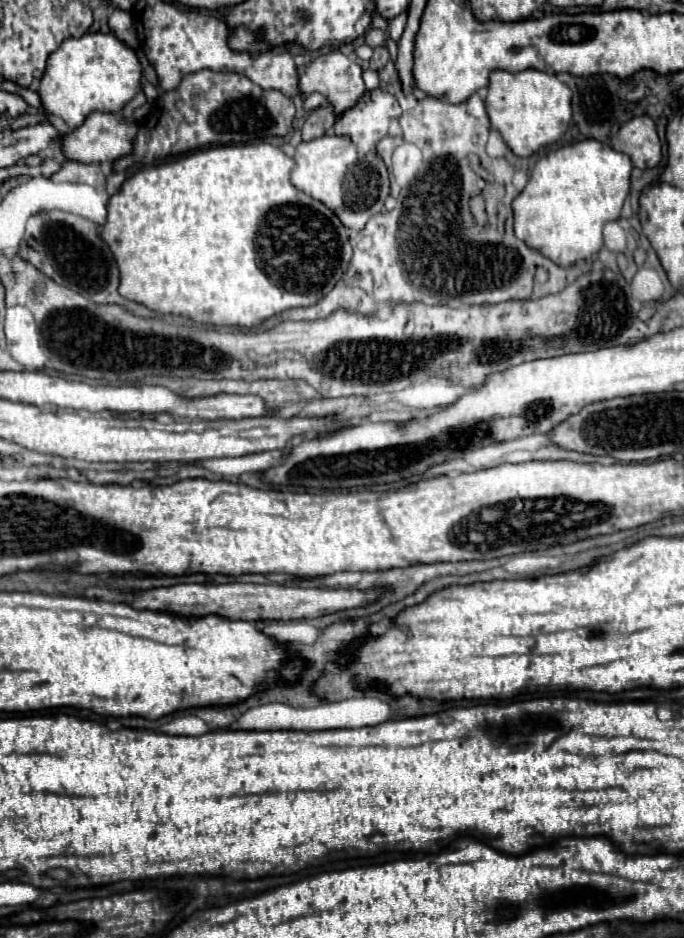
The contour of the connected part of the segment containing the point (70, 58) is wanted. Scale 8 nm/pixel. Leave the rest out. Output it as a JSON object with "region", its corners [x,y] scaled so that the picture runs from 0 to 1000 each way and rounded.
{"region":[[[124,35],[115,42],[92,44],[72,61],[72,74],[60,84],[57,103],[72,123],[98,131],[101,138],[121,133],[124,125],[136,118],[174,120],[206,95],[209,71],[200,57],[174,44],[165,35]]]}

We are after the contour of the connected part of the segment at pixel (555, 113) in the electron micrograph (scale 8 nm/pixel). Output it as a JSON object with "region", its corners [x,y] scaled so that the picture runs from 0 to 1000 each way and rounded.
{"region":[[[768,74],[762,78],[721,76],[709,114],[718,127],[718,135],[735,144],[744,159],[759,167],[773,167],[788,157],[817,150],[829,140],[829,133],[838,125],[835,103],[835,95],[820,88],[811,79],[785,74]]]}

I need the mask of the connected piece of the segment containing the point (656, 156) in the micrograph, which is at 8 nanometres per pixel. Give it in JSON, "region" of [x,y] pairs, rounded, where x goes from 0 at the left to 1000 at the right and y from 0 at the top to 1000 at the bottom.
{"region":[[[949,123],[925,125],[893,148],[896,159],[923,167],[934,180],[958,178],[966,170],[966,150],[958,140],[958,131]]]}

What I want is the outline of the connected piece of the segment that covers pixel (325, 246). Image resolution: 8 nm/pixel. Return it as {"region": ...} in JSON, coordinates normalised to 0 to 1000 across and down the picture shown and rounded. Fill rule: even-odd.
{"region":[[[379,152],[379,155],[306,157],[297,161],[282,161],[279,165],[262,167],[250,174],[206,178],[194,189],[189,189],[180,195],[177,204],[159,212],[159,219],[156,219],[159,229],[148,246],[148,253],[162,263],[162,270],[177,289],[174,312],[230,334],[250,334],[250,336],[268,336],[268,338],[279,336],[291,344],[300,344],[300,346],[346,346],[346,349],[373,349],[385,344],[387,340],[408,336],[420,329],[461,325],[466,319],[472,319],[472,314],[478,314],[499,300],[513,278],[516,265],[510,261],[507,242],[499,244],[499,236],[493,233],[493,229],[484,223],[478,223],[469,214],[452,210],[449,206],[425,197],[423,189],[425,189],[428,176],[431,172],[420,167],[408,157],[396,152]],[[317,240],[323,240],[323,257],[317,257]]]}

